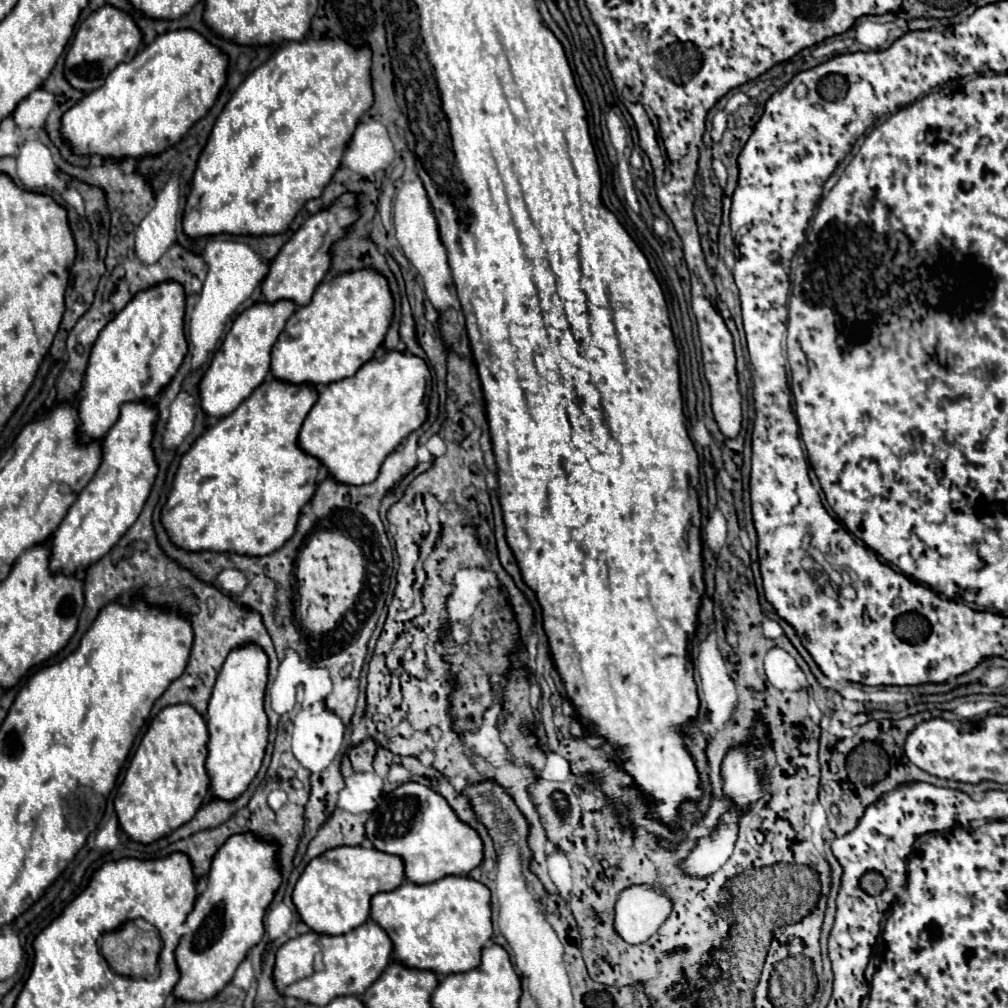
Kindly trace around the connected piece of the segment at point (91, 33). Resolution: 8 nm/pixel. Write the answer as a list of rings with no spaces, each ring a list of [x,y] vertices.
[[[104,4],[92,16],[88,16],[78,28],[74,42],[66,54],[64,76],[74,88],[86,94],[94,92],[96,88],[100,88],[100,84],[104,84],[108,72],[112,72],[116,64],[132,60],[132,56],[136,56],[140,46],[142,46],[142,32],[136,26],[134,18],[112,4]]]

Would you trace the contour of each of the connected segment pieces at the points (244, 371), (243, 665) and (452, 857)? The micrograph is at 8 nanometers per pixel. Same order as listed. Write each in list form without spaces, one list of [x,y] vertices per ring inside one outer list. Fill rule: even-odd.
[[[278,300],[274,304],[260,302],[244,310],[232,324],[230,332],[226,334],[224,342],[216,350],[210,368],[206,370],[202,382],[200,382],[200,400],[202,410],[208,416],[228,416],[234,412],[242,400],[246,400],[254,388],[258,388],[266,374],[270,372],[270,352],[278,338],[278,334],[284,330],[284,324],[296,310],[296,304],[292,300]]]
[[[248,642],[234,648],[222,664],[206,712],[206,724],[210,732],[206,770],[210,774],[212,794],[216,798],[238,798],[260,770],[268,744],[268,716],[264,712],[266,682],[268,656],[258,644]]]
[[[406,782],[384,796],[366,822],[366,836],[376,850],[396,854],[404,860],[404,874],[414,884],[430,884],[444,876],[466,876],[484,858],[480,834],[462,822],[444,796],[436,790]]]

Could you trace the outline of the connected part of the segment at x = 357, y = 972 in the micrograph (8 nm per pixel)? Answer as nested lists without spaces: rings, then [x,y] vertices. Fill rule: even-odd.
[[[368,920],[340,936],[308,932],[288,940],[276,952],[274,980],[280,994],[324,1006],[336,996],[362,996],[390,964],[392,952],[394,944],[388,932],[374,920]]]

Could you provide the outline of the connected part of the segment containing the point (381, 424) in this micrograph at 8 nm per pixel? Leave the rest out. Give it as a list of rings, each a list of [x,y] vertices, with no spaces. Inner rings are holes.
[[[384,352],[368,360],[352,378],[320,388],[318,400],[300,430],[300,448],[322,460],[334,480],[370,484],[384,458],[428,418],[432,374],[426,362],[408,352]]]

